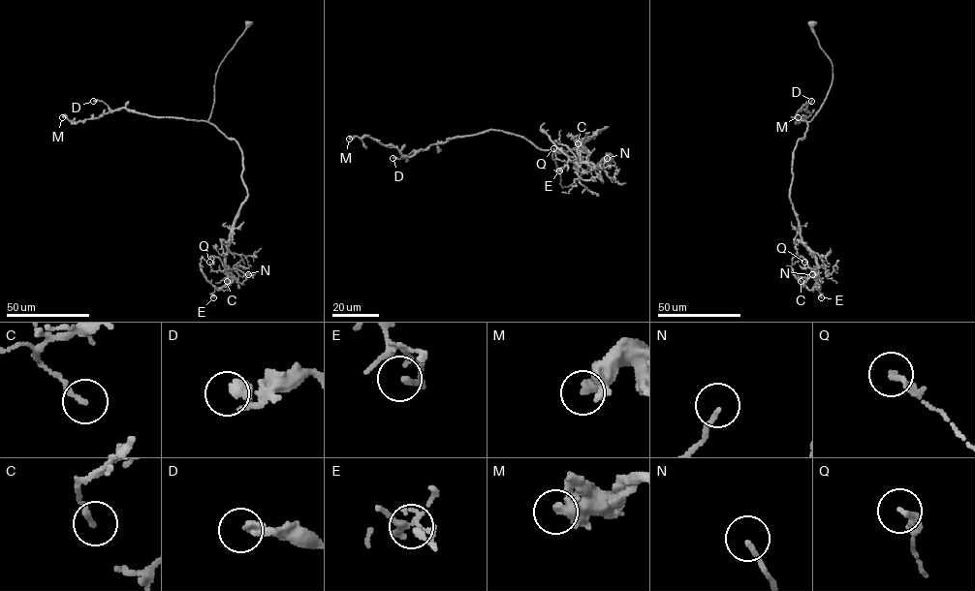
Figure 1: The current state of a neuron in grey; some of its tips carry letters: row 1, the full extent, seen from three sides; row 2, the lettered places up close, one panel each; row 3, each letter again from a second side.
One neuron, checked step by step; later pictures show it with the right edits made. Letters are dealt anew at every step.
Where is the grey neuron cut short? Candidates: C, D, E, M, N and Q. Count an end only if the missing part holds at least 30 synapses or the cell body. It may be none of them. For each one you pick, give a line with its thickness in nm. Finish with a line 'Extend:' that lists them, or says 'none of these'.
Extend: none of these

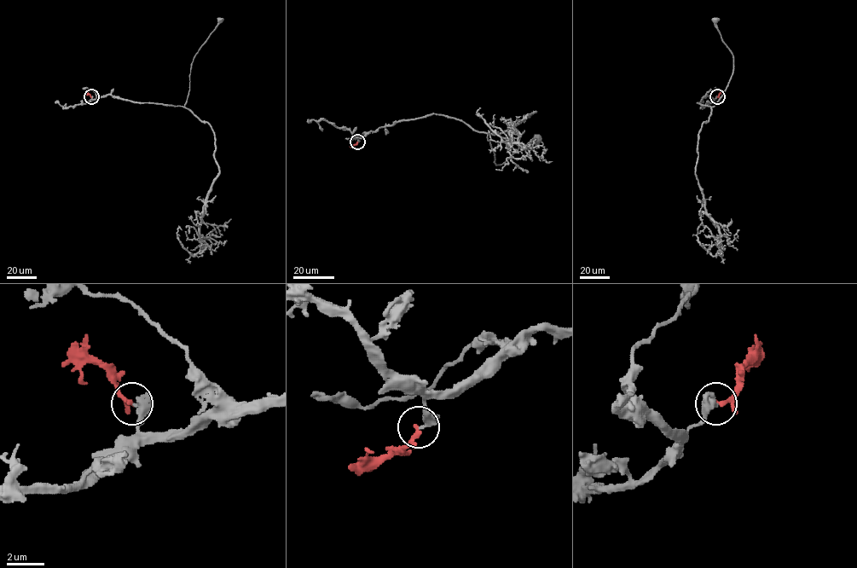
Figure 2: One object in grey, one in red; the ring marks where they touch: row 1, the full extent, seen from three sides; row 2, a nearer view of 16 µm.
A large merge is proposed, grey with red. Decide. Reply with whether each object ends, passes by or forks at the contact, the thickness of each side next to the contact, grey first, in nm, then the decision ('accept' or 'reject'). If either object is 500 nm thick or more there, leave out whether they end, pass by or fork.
grey passes by; red passes by; 280 nm thick on the grey side, 170 nm on the other; accept

